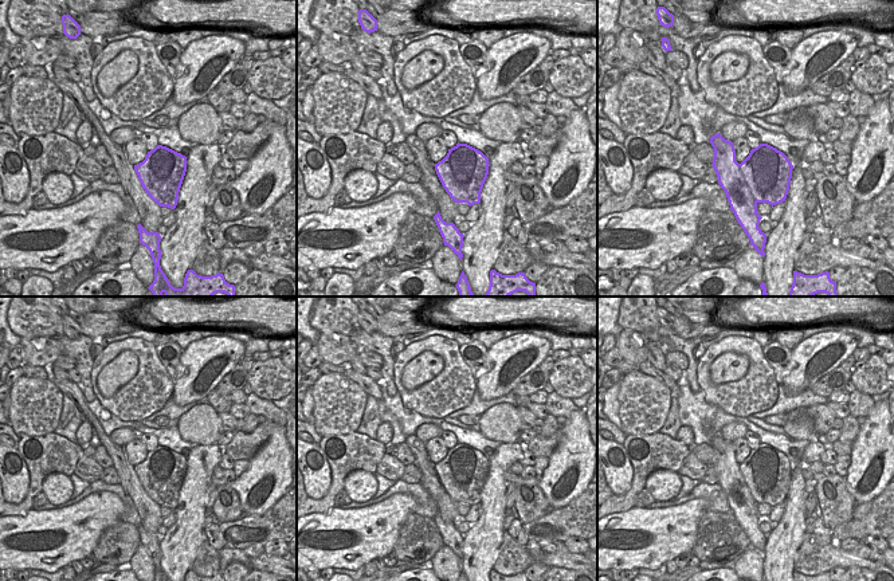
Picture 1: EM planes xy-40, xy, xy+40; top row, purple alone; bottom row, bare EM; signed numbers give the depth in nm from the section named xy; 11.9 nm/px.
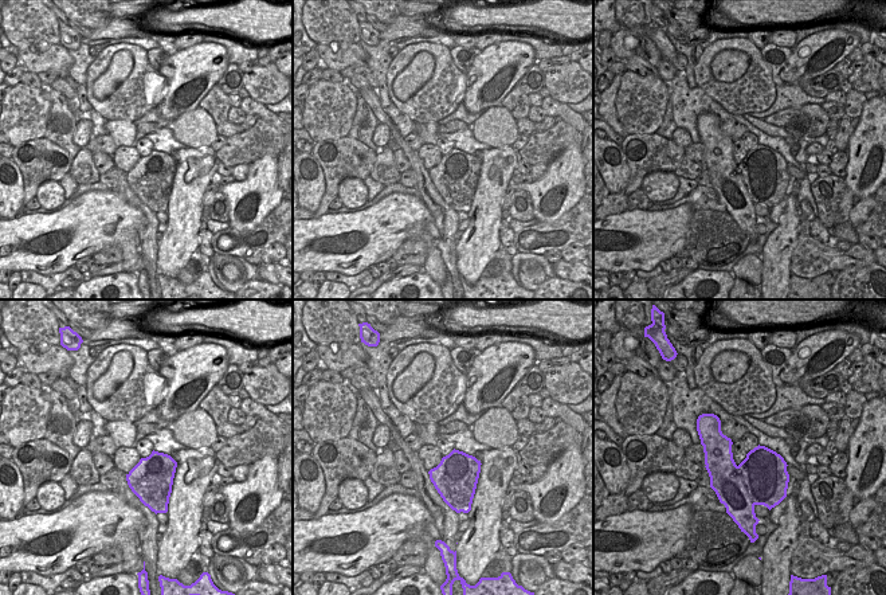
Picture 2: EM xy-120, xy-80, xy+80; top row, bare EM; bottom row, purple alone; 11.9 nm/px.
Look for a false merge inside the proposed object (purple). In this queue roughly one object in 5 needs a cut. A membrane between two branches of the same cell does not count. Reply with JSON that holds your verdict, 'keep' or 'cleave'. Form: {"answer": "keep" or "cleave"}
{"answer": "cleave"}

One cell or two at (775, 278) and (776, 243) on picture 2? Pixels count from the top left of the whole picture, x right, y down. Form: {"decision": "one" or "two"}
{"decision": "one"}

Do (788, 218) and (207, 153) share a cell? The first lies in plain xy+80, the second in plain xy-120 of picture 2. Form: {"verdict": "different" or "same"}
{"verdict": "same"}

